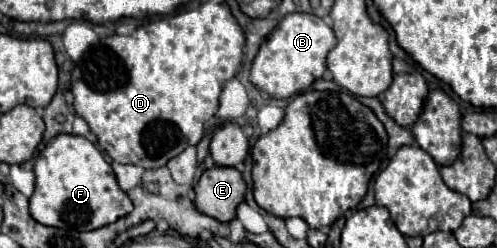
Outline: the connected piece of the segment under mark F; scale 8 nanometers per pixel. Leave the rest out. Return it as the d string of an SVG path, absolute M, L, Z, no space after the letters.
M59 134L35 160L35 192L29 200L31 216L45 226L97 230L133 210L133 202L119 188L115 172L93 142L75 134Z

